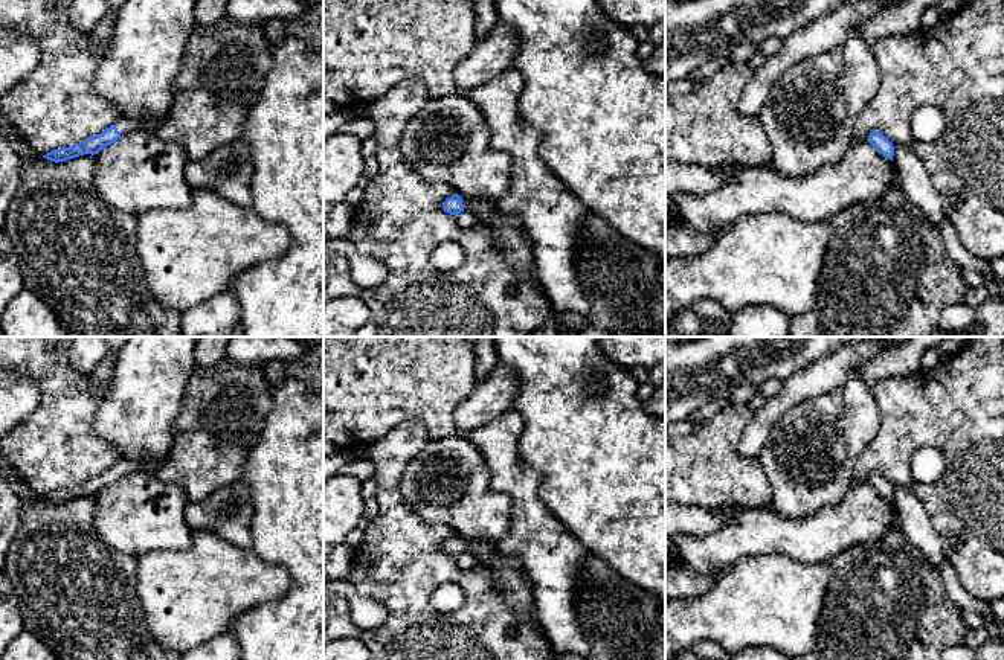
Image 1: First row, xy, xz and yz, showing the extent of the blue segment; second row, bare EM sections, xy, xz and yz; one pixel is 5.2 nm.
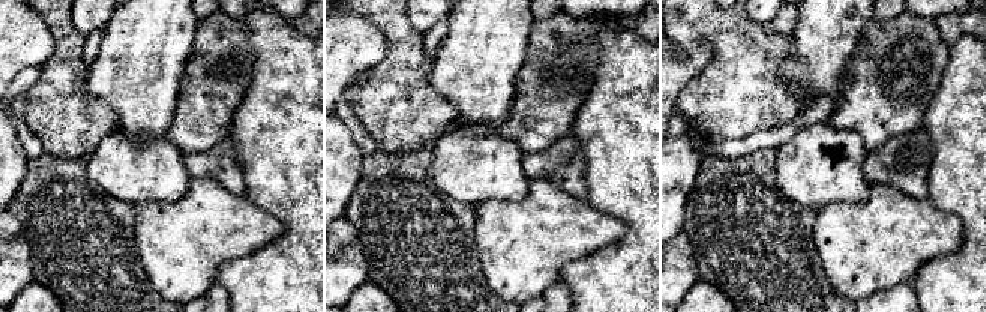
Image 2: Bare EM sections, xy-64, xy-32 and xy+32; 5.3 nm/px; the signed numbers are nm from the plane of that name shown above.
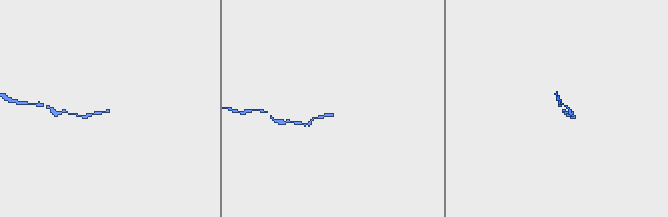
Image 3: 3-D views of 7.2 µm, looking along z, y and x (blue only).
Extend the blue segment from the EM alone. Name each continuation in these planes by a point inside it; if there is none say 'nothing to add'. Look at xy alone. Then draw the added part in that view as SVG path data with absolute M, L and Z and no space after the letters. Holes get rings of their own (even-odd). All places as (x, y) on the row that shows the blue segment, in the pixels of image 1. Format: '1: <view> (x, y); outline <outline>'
1: xy (124, 125); outline M121 117L116 122L116 128L121 133L121 136L124 136L124 134L128 134L128 133L133 133L133 131L137 131L137 130L143 128L143 123L137 122L134 119Z

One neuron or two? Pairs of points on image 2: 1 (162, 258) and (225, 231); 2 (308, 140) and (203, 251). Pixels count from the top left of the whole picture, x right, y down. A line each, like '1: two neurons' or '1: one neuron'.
1: one neuron
2: two neurons

